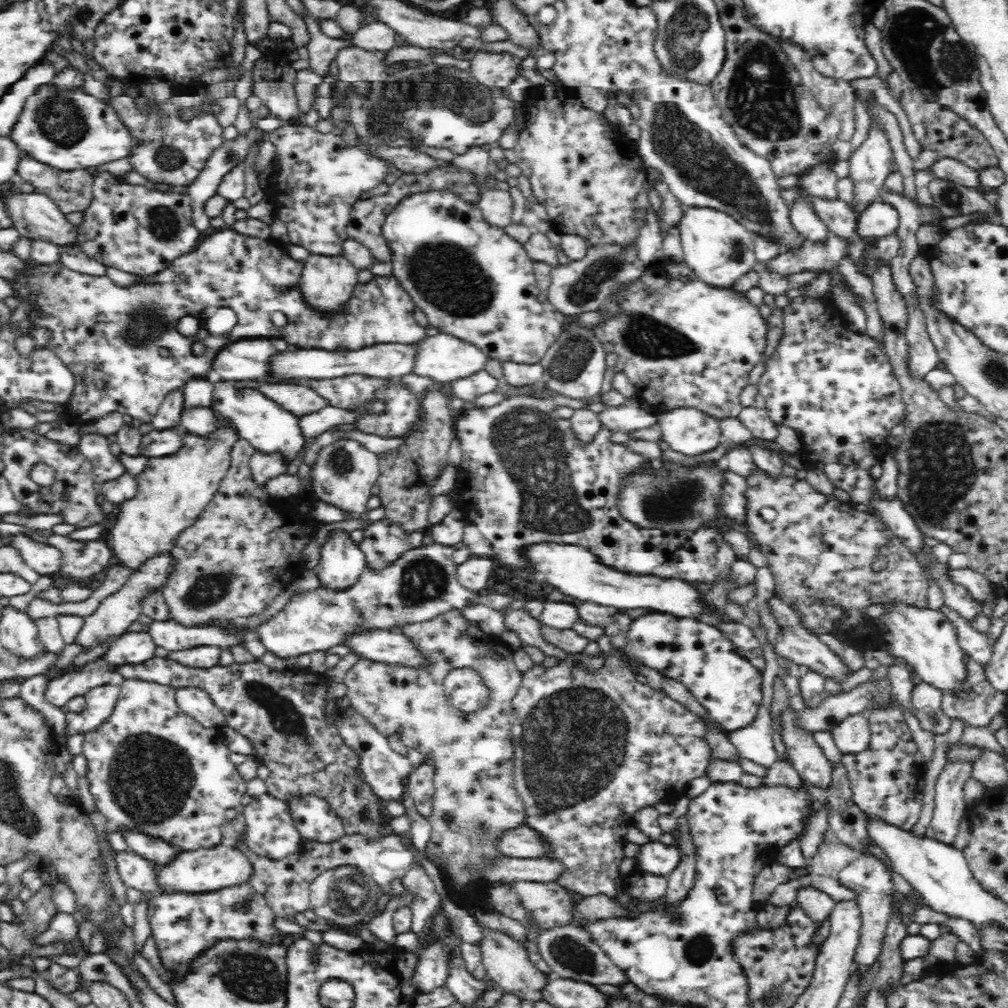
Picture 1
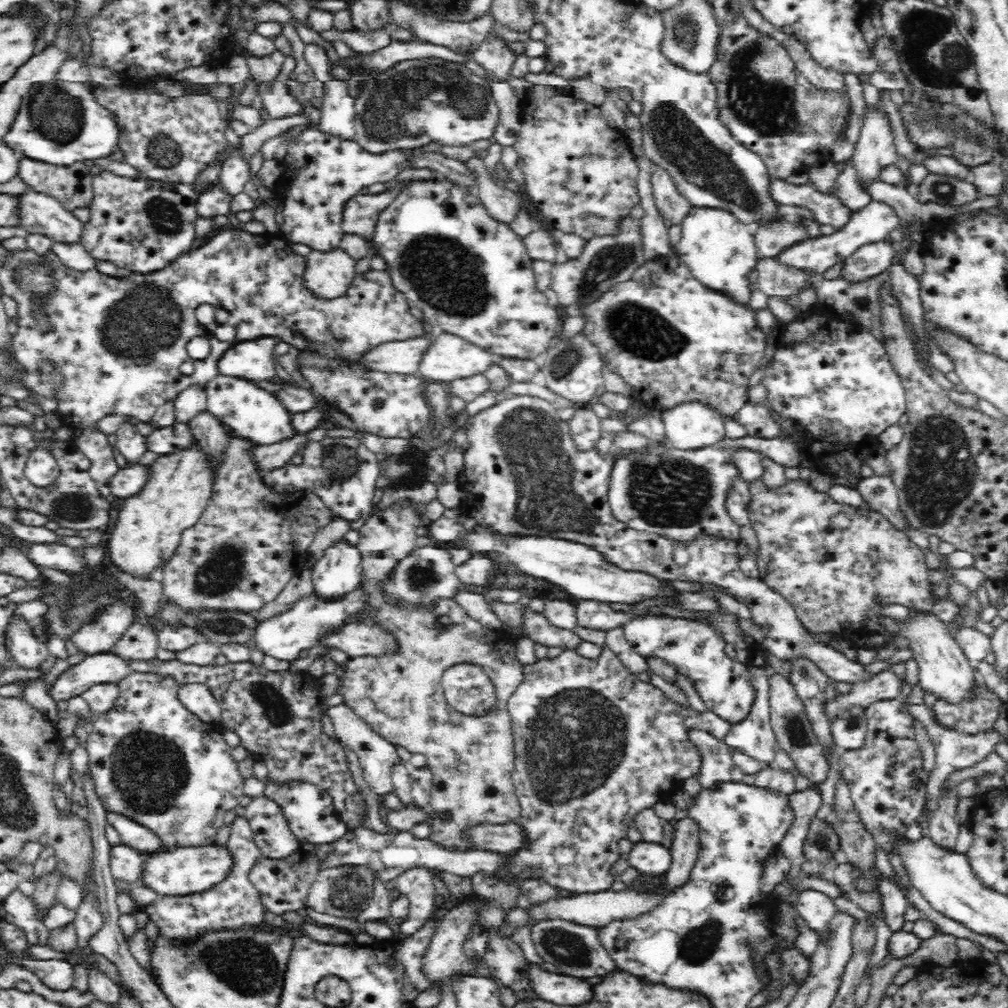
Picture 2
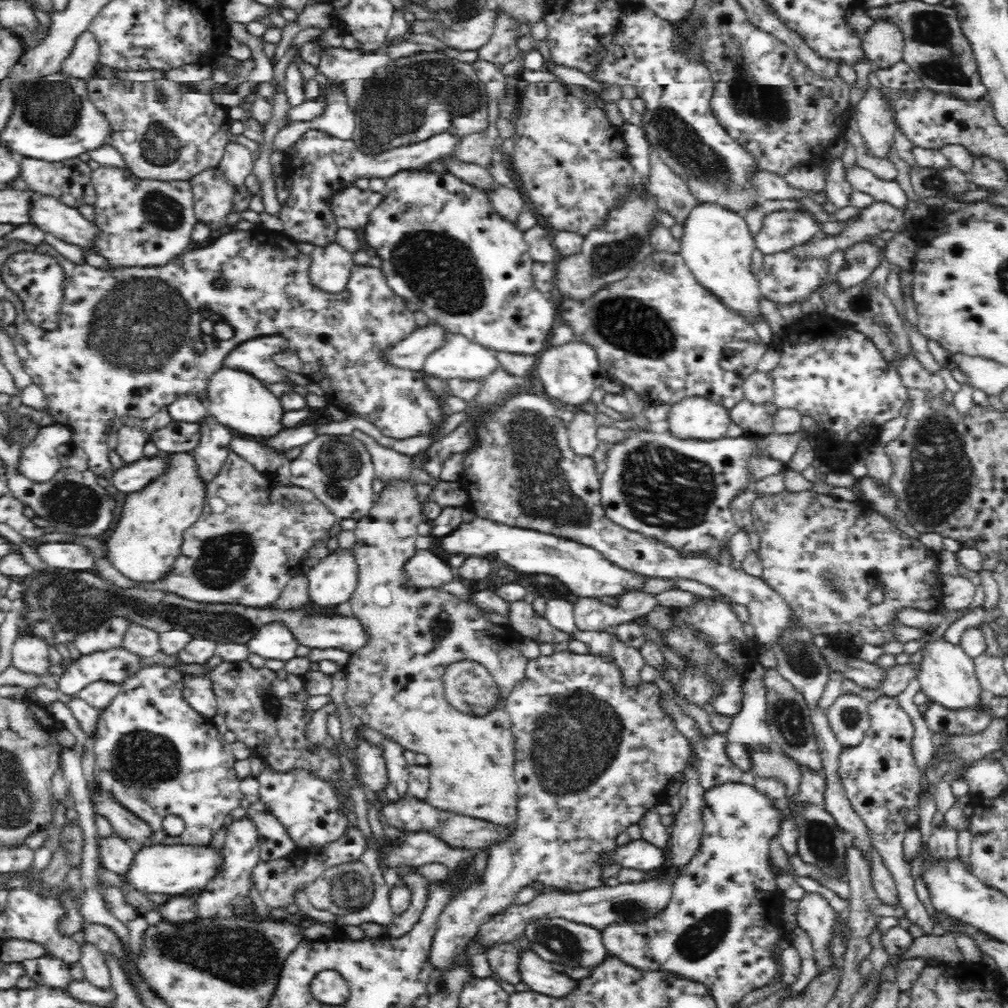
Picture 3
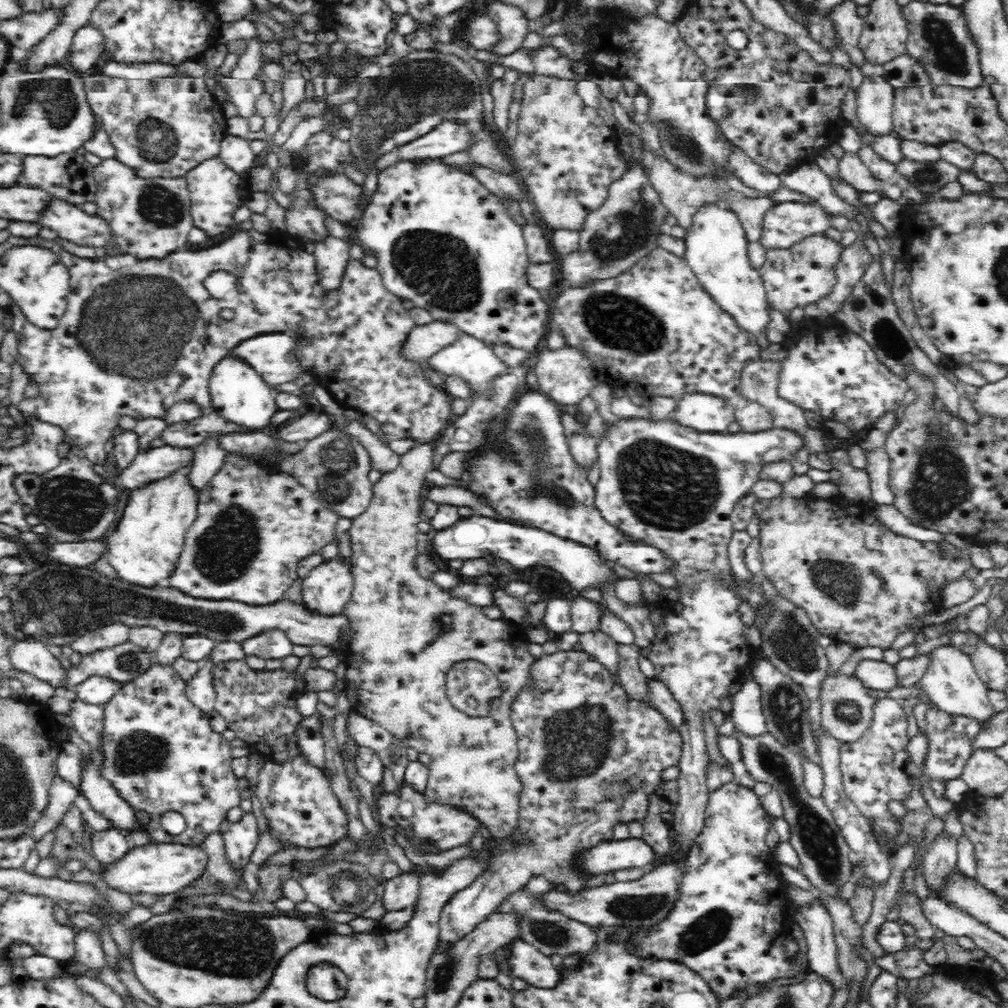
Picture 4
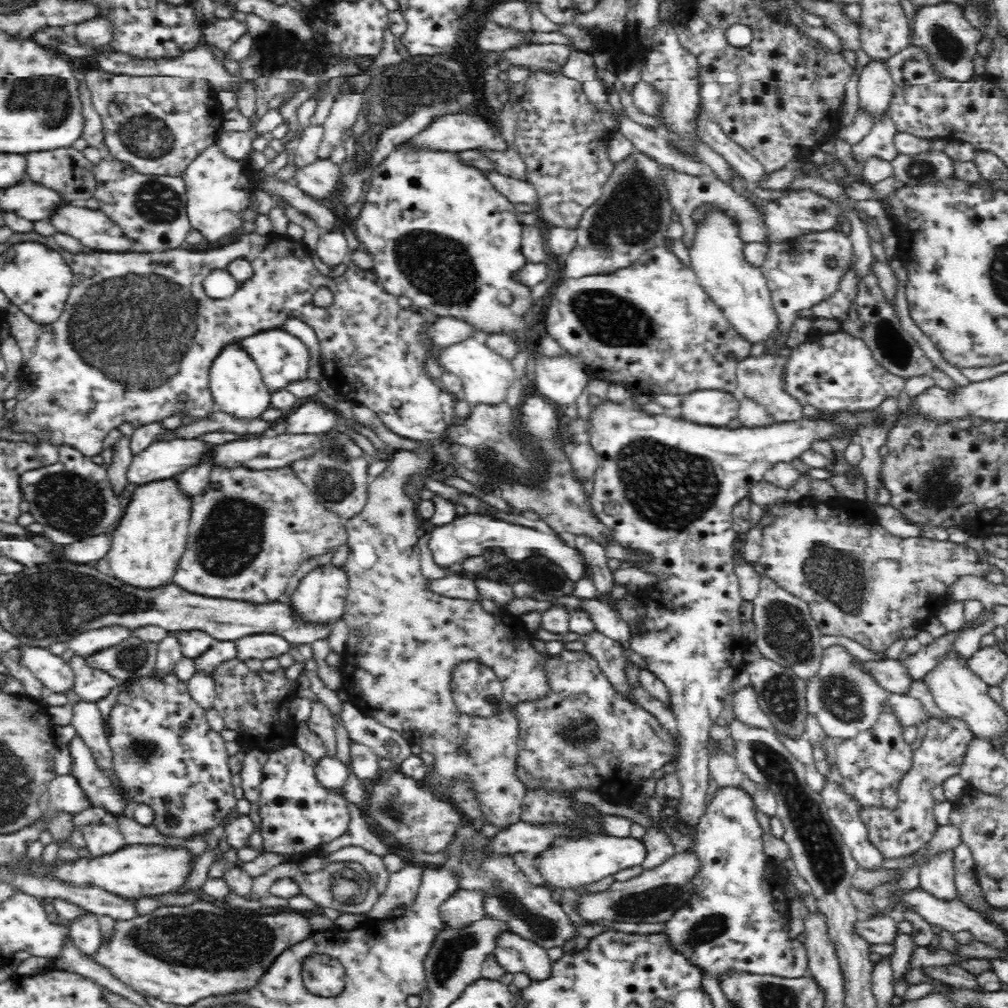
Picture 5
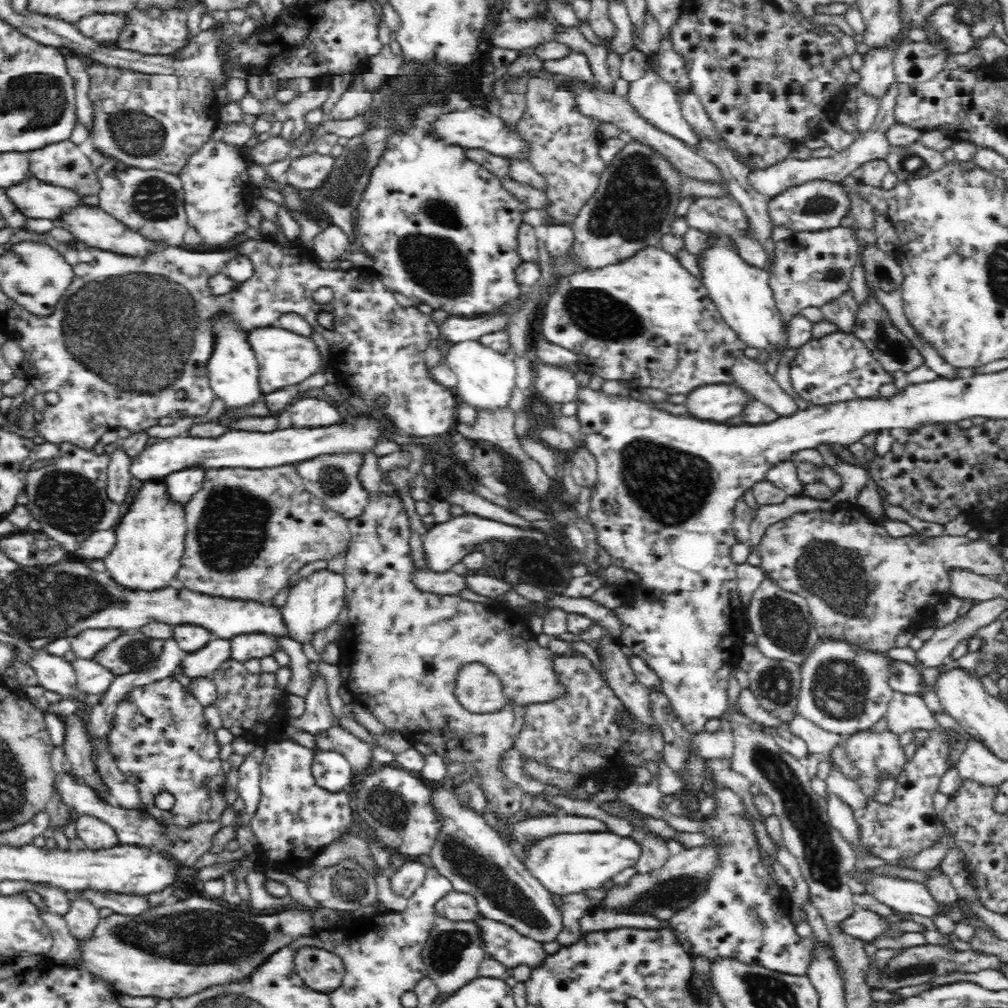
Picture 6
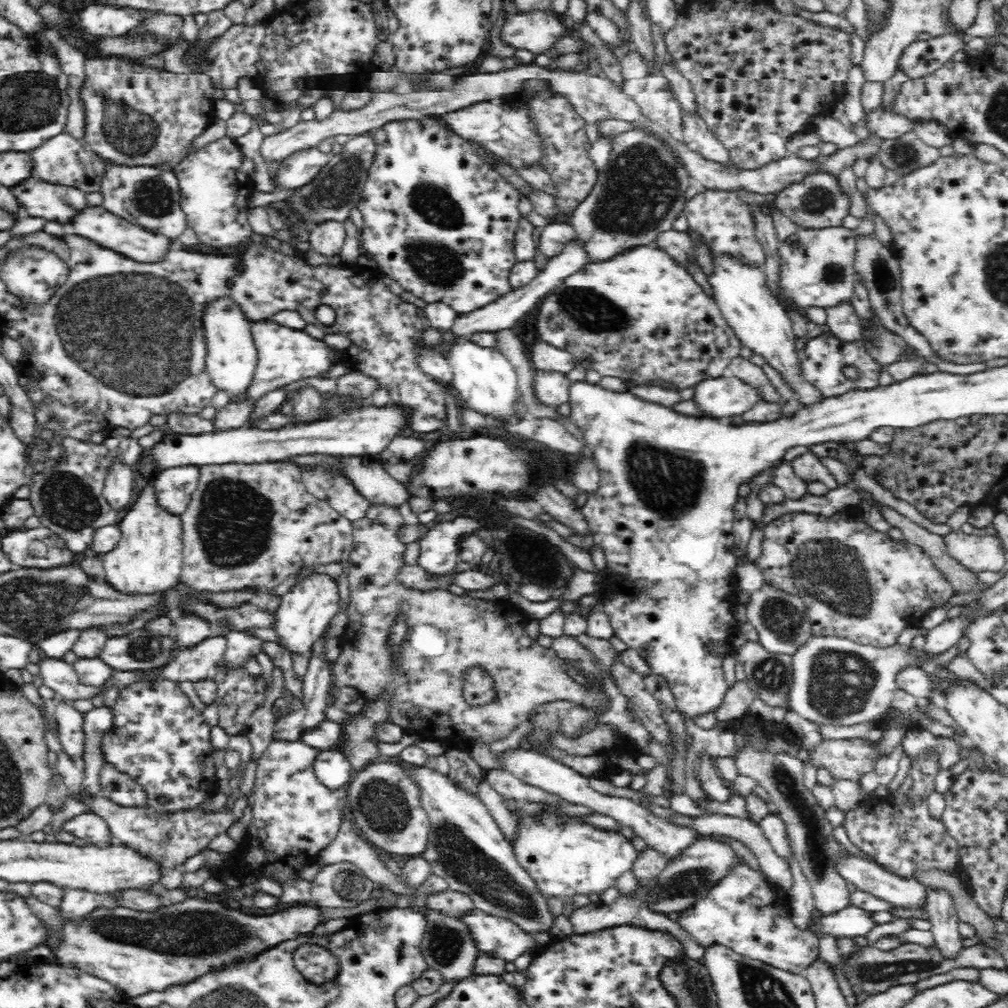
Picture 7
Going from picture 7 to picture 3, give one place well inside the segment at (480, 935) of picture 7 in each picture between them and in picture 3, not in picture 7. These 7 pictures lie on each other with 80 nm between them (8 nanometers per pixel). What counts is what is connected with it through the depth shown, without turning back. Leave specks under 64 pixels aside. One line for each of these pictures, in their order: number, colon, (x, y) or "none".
3: (536, 972)
4: (523, 960)
5: (515, 954)
6: (502, 942)

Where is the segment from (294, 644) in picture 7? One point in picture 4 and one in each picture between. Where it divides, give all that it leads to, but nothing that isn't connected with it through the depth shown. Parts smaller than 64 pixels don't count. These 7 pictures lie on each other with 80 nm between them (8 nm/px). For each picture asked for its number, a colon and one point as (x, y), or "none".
4: (326, 589)
5: (320, 598)
6: (314, 603)

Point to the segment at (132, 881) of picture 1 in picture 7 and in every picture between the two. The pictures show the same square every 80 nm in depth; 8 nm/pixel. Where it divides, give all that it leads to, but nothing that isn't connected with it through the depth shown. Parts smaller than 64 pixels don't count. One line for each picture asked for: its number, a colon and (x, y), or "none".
2: (125, 861)
3: (115, 854)
4: (106, 845)
5: (102, 838)
6: (97, 834)
7: (92, 828)

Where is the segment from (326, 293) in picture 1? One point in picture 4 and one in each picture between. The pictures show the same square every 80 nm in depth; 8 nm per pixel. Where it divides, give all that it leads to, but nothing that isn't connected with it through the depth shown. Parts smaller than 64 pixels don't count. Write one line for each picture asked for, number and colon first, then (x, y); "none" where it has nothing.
2: (329, 273)
3: (331, 264)
4: (332, 253)

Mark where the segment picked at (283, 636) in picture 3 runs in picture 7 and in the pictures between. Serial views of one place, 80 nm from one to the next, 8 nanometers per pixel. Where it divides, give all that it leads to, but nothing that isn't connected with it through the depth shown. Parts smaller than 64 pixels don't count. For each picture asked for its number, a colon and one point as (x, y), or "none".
4: (273, 644)
5: (260, 646)
6: (243, 647)
7: (241, 646)

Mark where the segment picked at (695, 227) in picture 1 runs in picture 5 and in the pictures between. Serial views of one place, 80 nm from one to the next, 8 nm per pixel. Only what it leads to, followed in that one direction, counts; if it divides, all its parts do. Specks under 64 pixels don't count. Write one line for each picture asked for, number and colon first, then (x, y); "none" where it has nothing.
2: (719, 249)
3: (716, 245)
4: (716, 247)
5: (741, 291)

